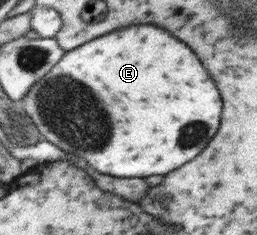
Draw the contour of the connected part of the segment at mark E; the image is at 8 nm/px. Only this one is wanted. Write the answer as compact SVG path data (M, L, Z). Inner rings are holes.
M128 25L128 27L122 27L122 29L114 29L114 33L106 33L102 37L90 39L86 45L78 45L78 49L65 52L65 55L58 60L58 63L54 64L50 72L46 73L26 93L24 100L18 104L18 107L35 125L43 140L62 150L67 158L78 163L86 161L92 169L107 176L145 178L150 175L164 175L164 173L188 163L194 155L198 155L198 151L202 151L202 147L208 143L208 139L218 129L218 117L220 117L220 111L222 111L222 101L220 101L220 95L218 95L214 81L210 79L210 75L206 73L202 63L196 59L196 55L184 43L180 43L168 31L154 27L154 25Z

